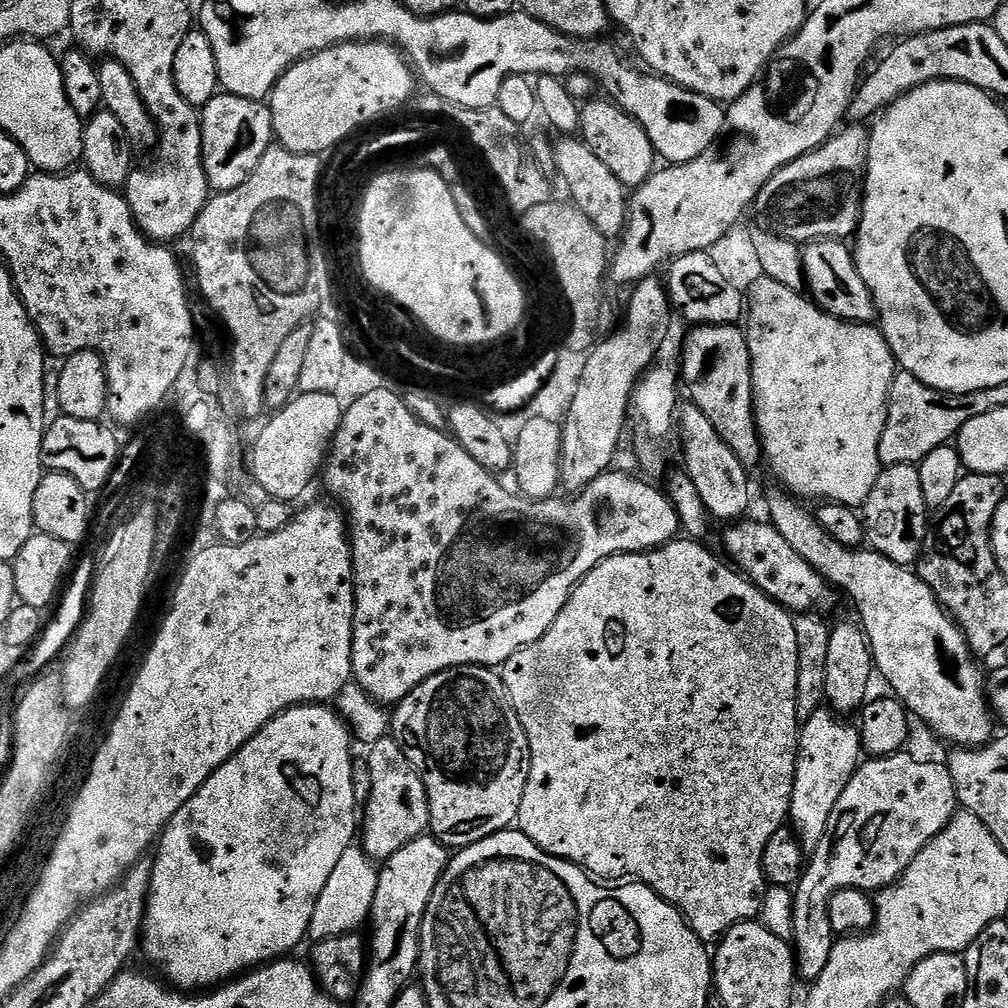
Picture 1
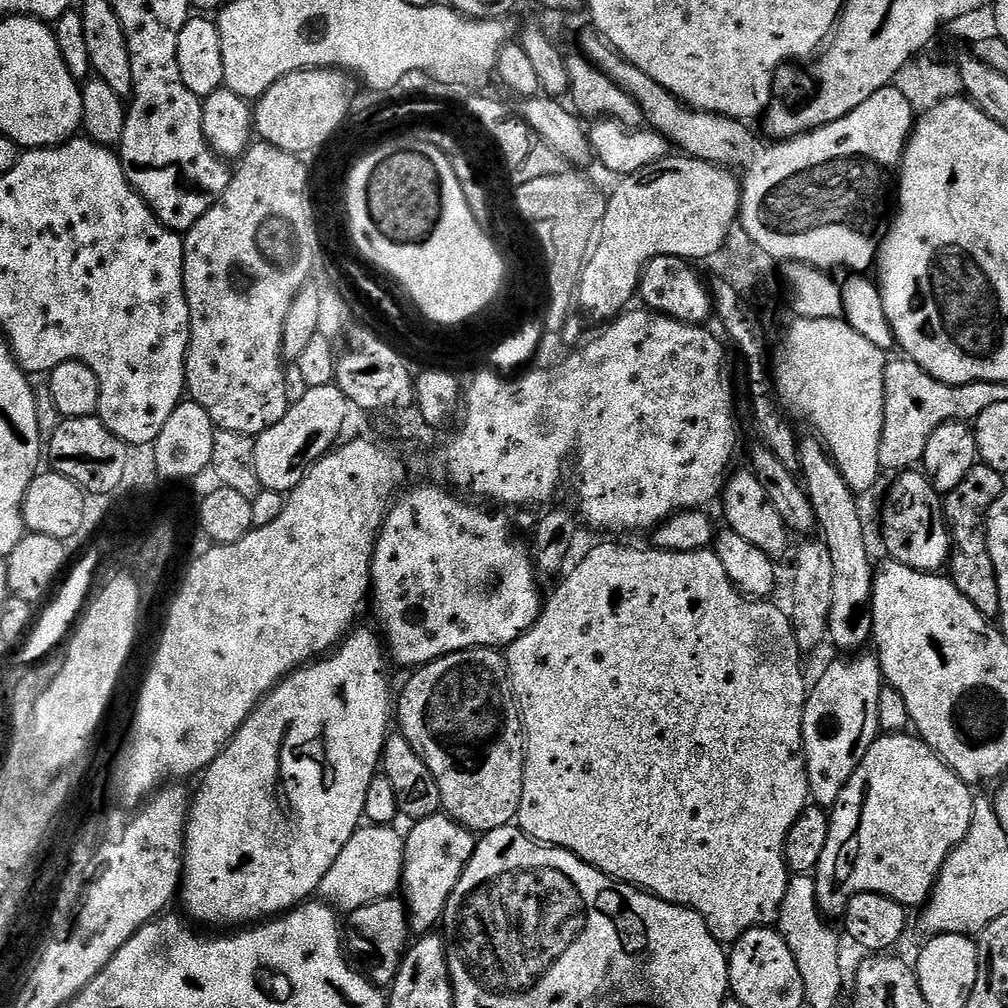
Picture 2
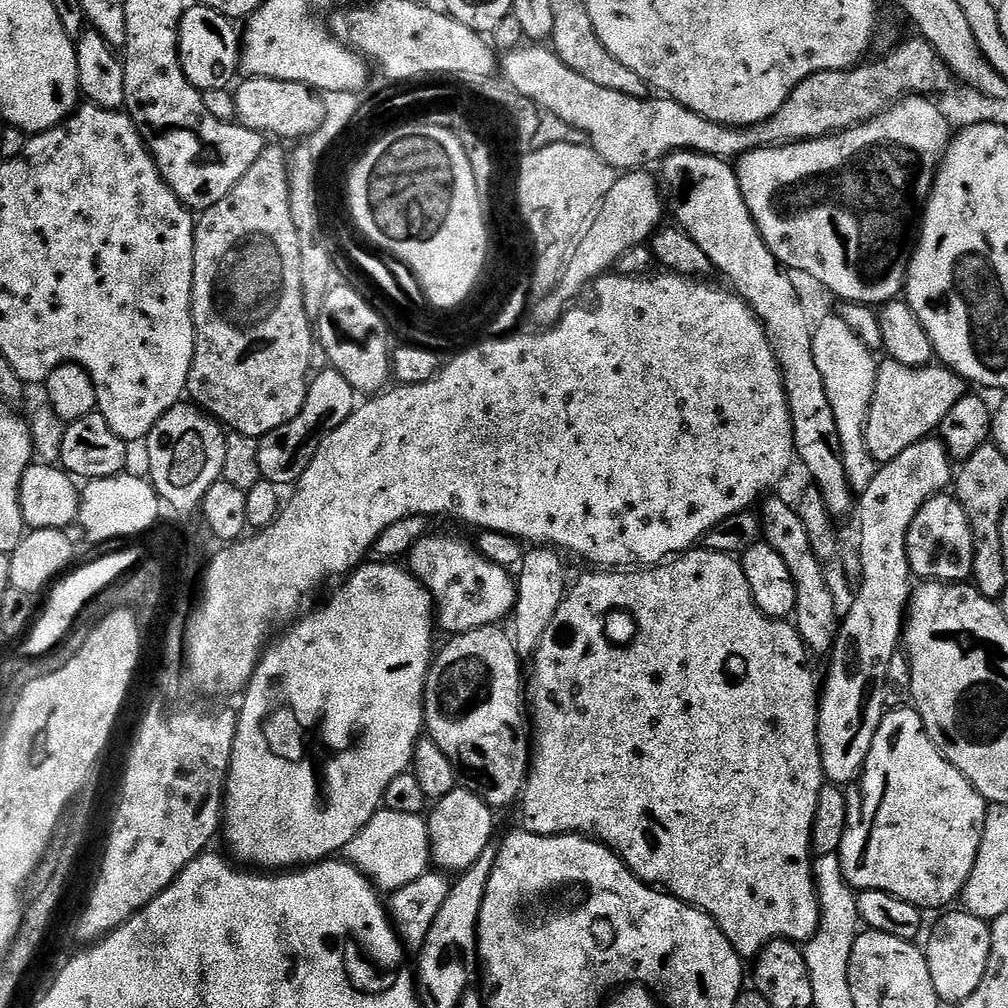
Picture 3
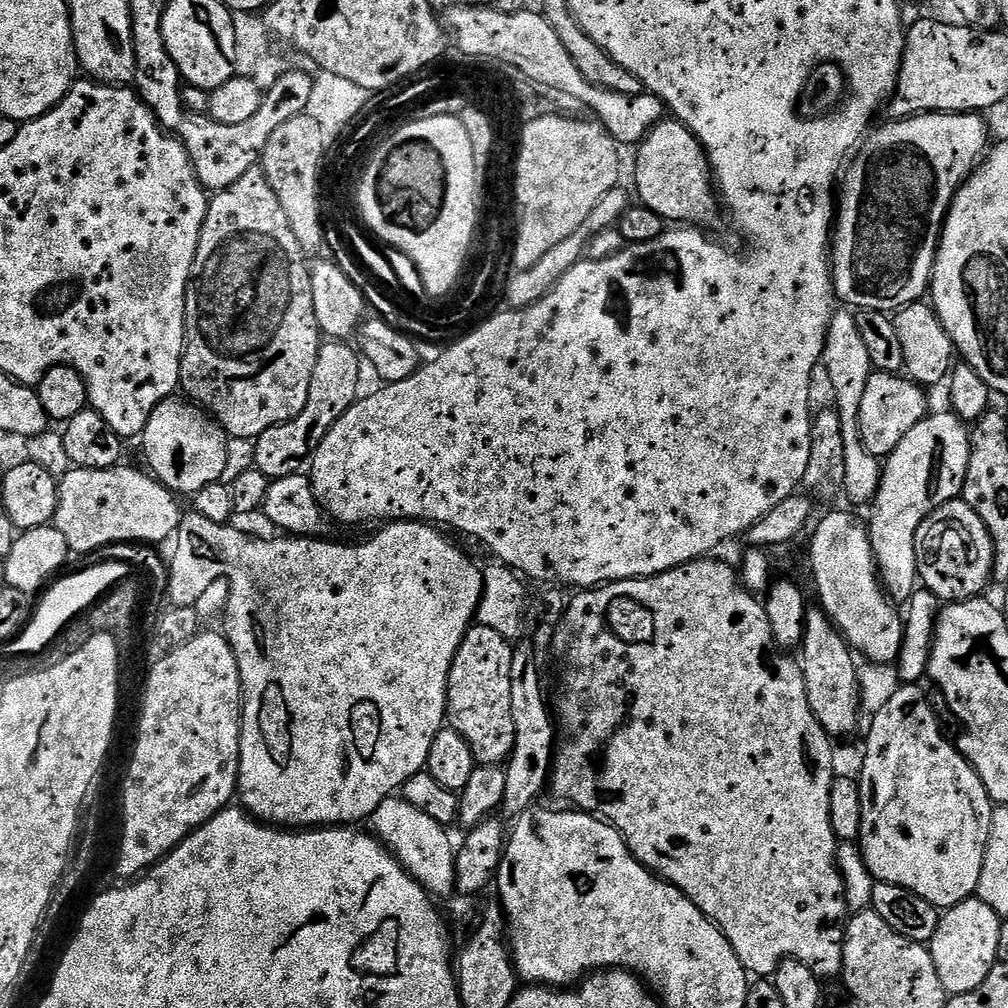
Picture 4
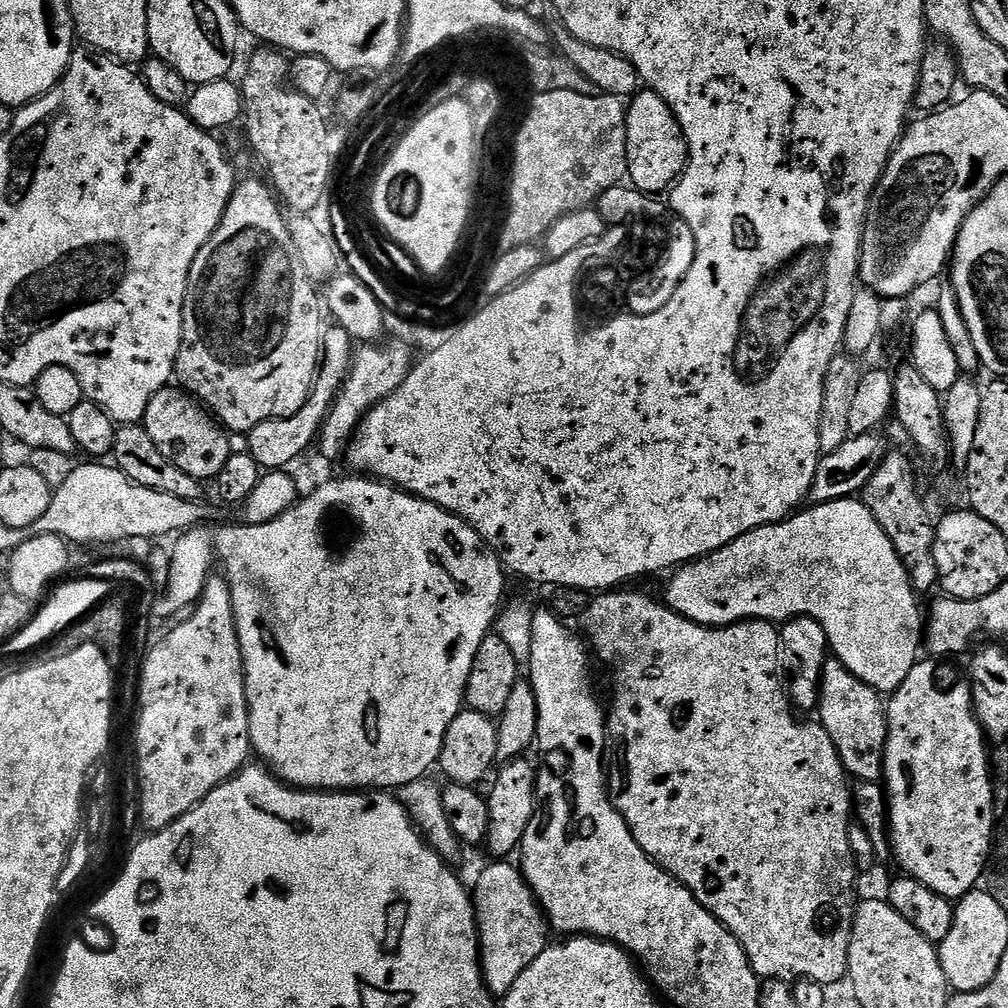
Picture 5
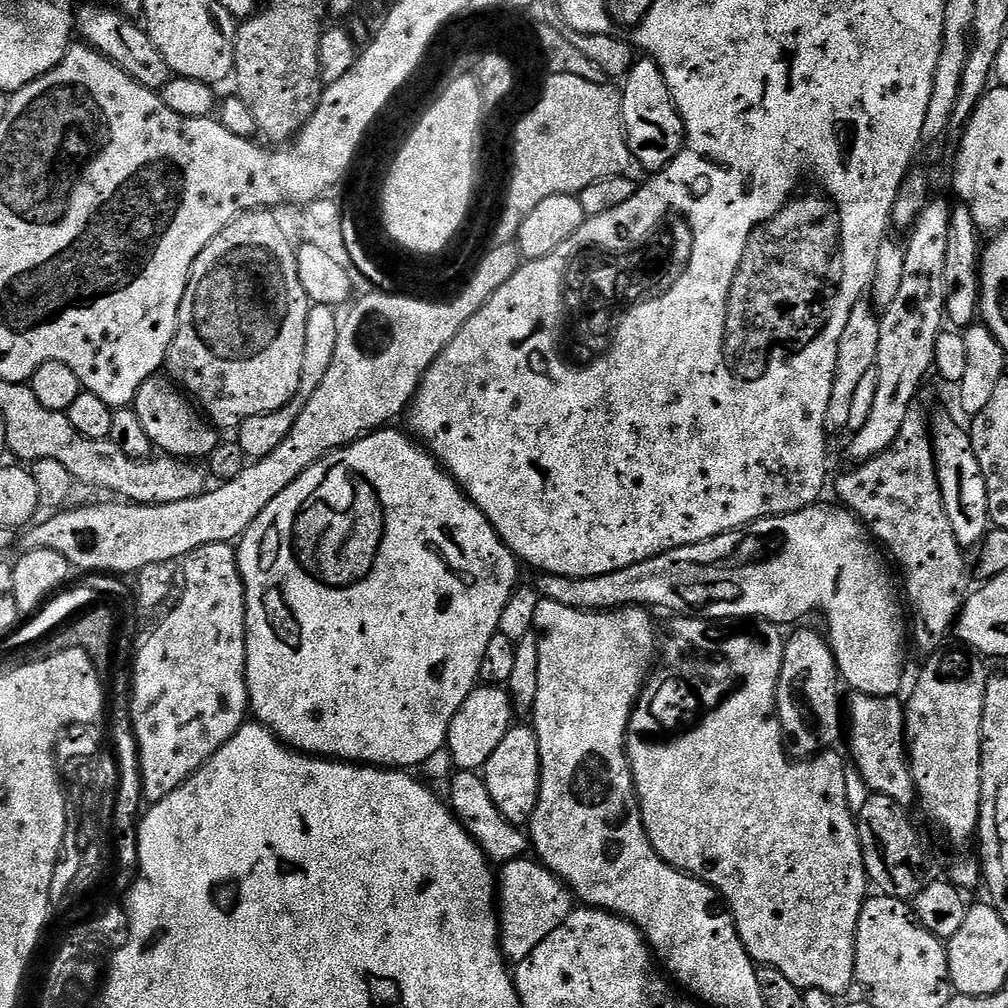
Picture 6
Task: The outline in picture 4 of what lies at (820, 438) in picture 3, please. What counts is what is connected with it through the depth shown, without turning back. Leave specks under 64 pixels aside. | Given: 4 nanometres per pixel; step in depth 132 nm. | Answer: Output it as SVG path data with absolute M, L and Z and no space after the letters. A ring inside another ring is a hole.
M665 118L651 128L640 141L636 152L636 192L639 203L654 210L665 222L680 220L684 226L705 226L716 220L716 204L718 192L714 187L712 167L708 165L708 156L698 138L687 128L682 121L675 118Z

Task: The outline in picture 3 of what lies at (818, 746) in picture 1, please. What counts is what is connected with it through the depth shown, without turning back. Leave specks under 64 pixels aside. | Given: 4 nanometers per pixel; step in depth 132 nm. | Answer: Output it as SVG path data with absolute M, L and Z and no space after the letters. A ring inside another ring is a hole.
M927 438L914 442L902 450L898 458L889 464L881 464L874 474L874 482L859 493L854 508L856 524L860 527L860 580L855 589L851 606L843 613L836 630L836 641L832 644L828 664L828 677L822 680L822 691L818 696L816 721L818 722L818 746L824 767L824 775L831 783L848 786L864 770L864 763L870 754L870 742L885 714L882 702L882 682L886 678L886 666L890 658L898 654L902 644L902 631L908 609L908 602L914 591L912 567L906 554L906 534L910 522L922 510L922 506L932 496L941 495L944 488L953 483L954 461L948 455L943 442L938 438Z

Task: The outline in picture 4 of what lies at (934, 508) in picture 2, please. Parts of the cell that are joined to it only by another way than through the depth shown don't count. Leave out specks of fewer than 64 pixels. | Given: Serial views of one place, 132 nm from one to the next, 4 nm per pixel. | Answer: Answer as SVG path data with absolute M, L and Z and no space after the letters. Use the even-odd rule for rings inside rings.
M957 498L938 506L918 526L918 534L914 538L914 554L918 558L919 583L929 588L942 602L959 602L961 600L975 600L980 592L992 580L992 566L994 564L994 546L982 518L970 510L970 506Z

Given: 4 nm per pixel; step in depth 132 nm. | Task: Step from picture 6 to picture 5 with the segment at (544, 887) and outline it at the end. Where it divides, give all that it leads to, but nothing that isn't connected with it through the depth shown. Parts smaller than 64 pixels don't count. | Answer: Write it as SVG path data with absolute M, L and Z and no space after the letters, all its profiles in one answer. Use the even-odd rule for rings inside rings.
M504 858L492 863L496 864L486 865L477 874L476 889L473 887L470 895L480 935L480 969L484 985L493 997L503 998L510 986L518 982L518 974L522 974L522 970L526 970L526 966L530 966L530 962L548 947L550 925L519 867Z

